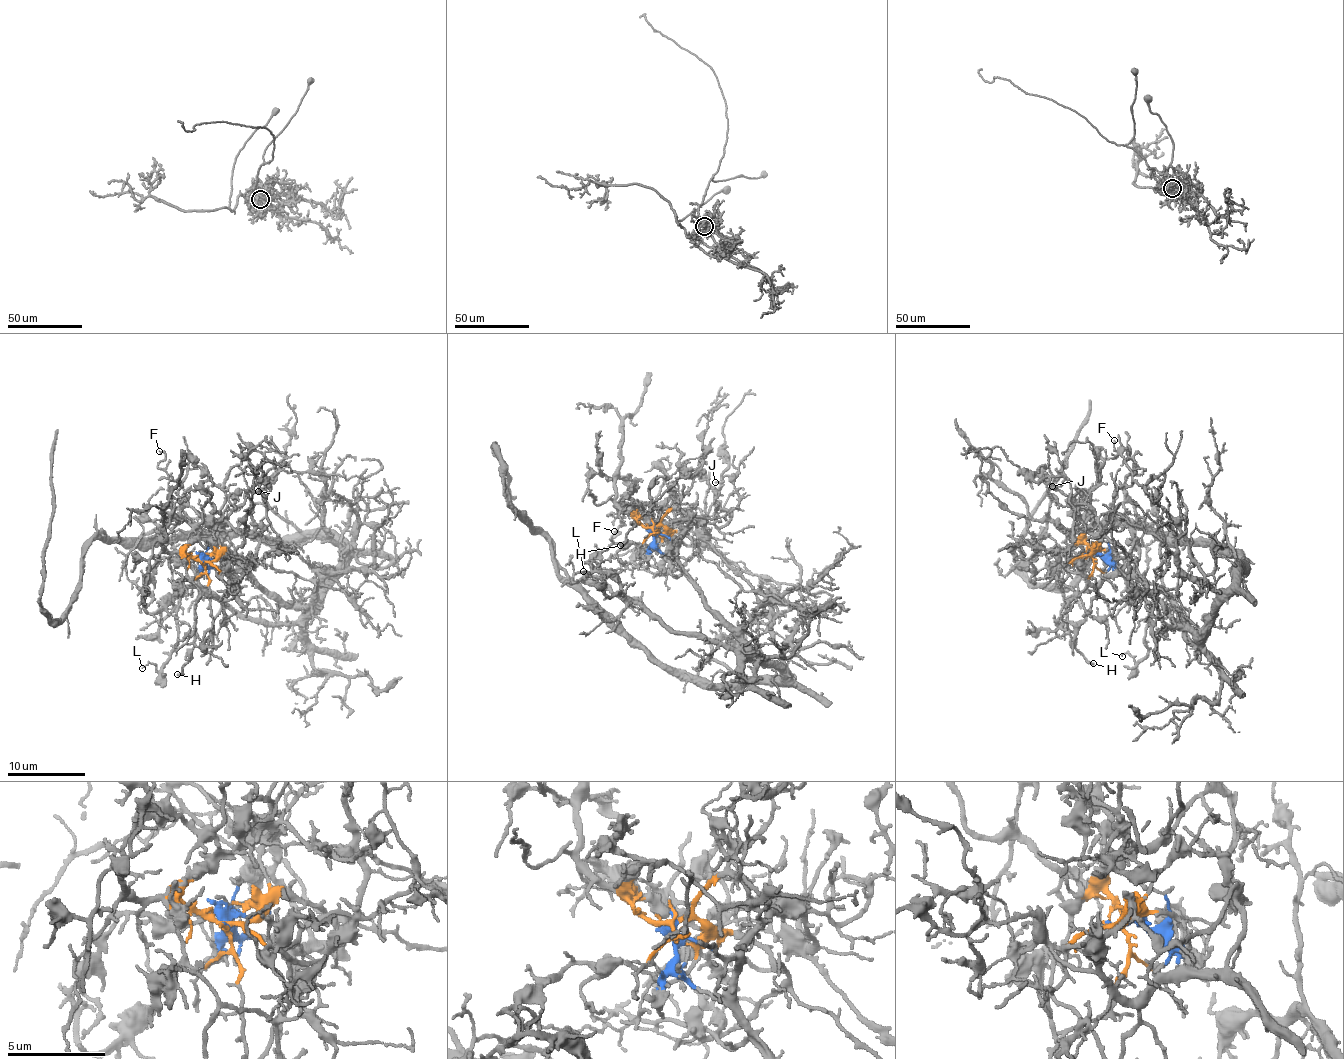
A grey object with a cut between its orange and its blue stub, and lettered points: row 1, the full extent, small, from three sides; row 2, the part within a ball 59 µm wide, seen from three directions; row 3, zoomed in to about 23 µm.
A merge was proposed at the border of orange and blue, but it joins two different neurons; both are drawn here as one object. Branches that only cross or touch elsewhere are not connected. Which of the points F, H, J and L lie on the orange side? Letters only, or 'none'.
F, H, J

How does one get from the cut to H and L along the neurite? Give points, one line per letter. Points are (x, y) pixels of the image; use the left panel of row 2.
H: (202, 561), (206, 567), (212, 627), (202, 640), (195, 640), (191, 658), (177, 674)
L: (202, 561), (238, 568), (302, 615), (288, 623), (243, 618), (189, 587), (170, 657), (158, 670), (141, 668)

